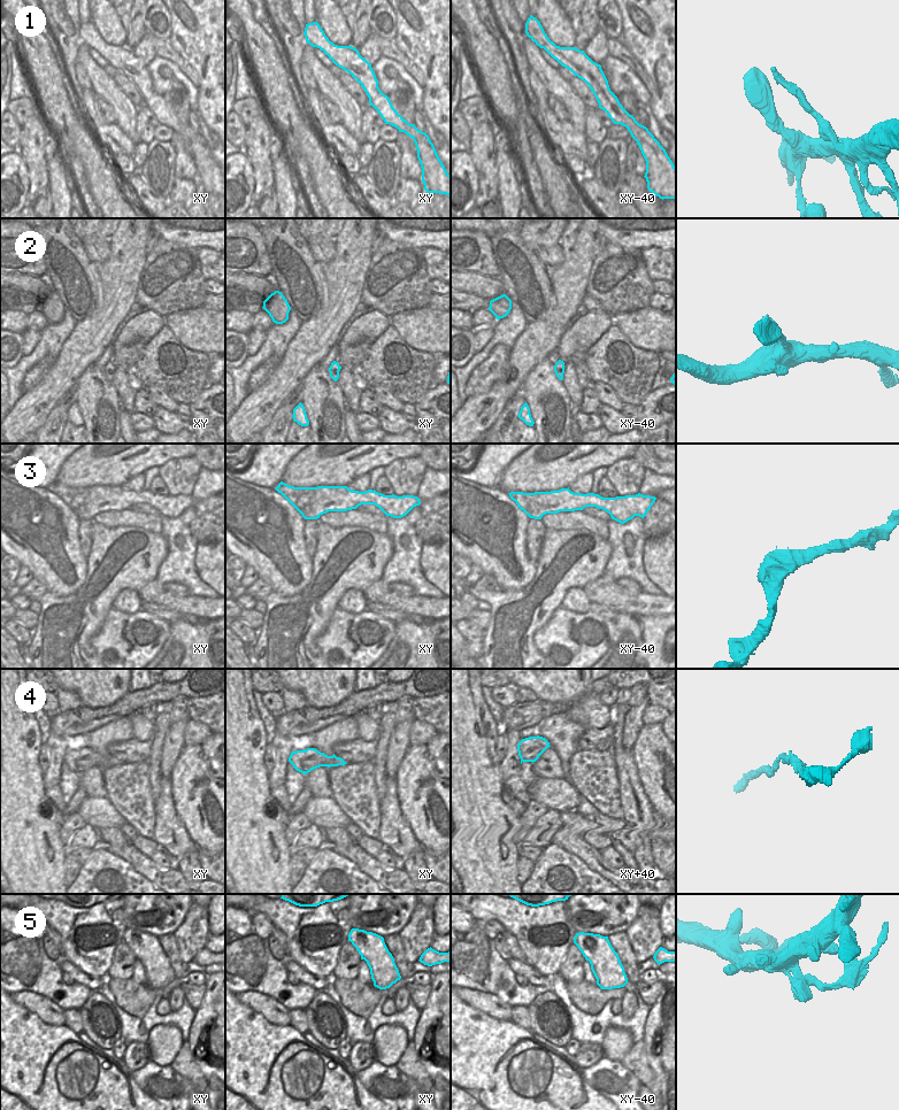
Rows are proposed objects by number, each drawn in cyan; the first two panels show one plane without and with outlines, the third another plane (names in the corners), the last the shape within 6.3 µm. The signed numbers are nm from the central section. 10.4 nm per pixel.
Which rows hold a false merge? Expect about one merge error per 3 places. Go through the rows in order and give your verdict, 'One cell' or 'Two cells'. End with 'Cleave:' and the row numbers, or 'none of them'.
1: Two cells
2: One cell
3: One cell
4: One cell
5: One cell
Cleave: 1

